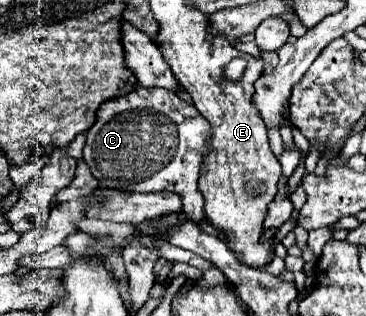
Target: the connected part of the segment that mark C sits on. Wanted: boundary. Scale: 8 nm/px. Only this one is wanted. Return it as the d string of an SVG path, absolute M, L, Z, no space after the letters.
M137 87L129 95L105 101L97 111L97 121L89 129L87 145L83 151L83 159L89 165L91 173L99 181L101 187L129 191L129 193L159 193L159 191L173 191L181 195L183 211L189 215L189 221L199 223L205 217L205 199L201 191L197 191L199 177L205 175L205 159L209 155L209 123L189 107L183 99L177 97L175 91L157 89L157 87Z

